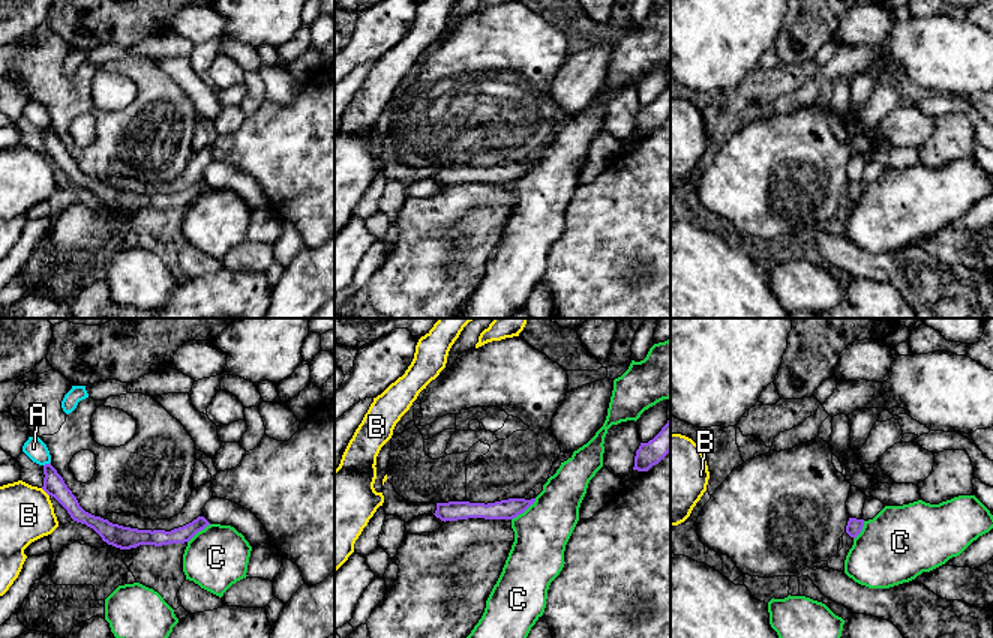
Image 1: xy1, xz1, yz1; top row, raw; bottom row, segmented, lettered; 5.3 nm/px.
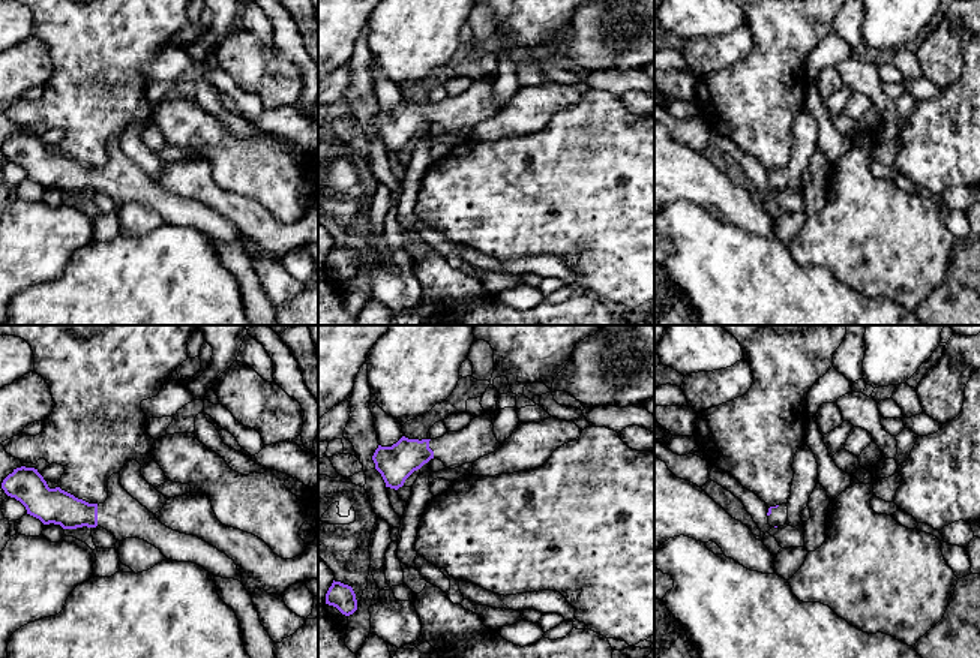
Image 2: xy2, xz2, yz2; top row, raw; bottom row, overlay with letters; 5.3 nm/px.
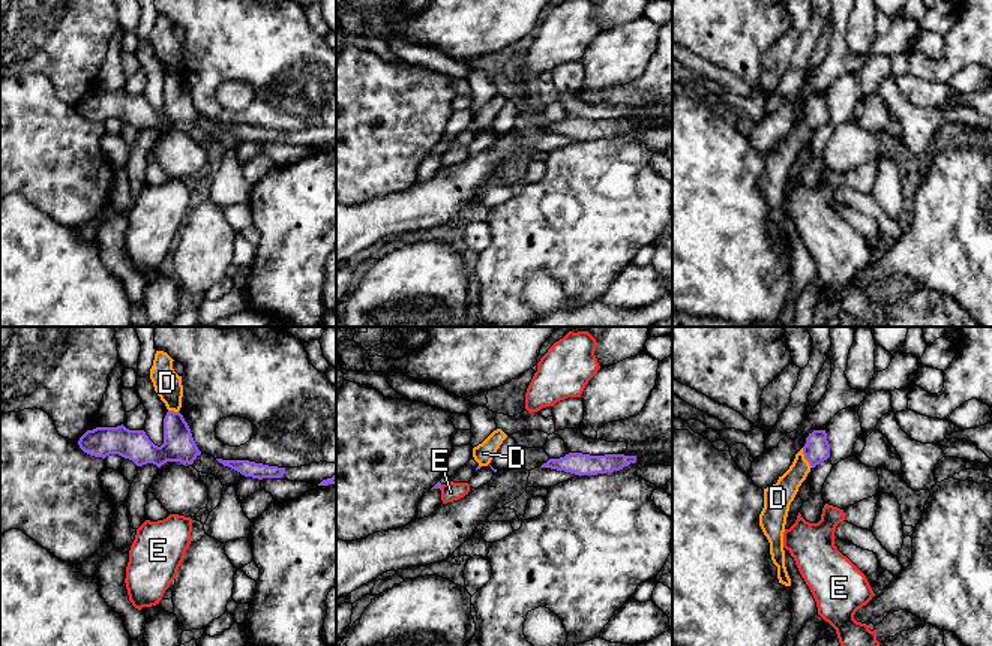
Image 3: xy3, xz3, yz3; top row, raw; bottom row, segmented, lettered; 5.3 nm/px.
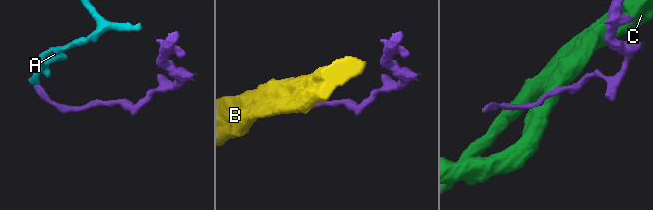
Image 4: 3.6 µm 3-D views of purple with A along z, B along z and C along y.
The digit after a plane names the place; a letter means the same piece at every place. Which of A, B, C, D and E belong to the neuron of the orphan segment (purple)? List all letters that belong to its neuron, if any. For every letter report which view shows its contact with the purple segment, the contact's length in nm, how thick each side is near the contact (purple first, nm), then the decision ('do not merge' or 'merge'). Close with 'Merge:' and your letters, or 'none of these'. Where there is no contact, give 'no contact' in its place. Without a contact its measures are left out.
A: xy1 | 50 nm | 120/110 nm | do not merge
B: xy1 | 60 nm | 120/280 nm | do not merge
C: xz1 | 180 nm | 110/300 nm | do not merge
D: yz3 | 120 nm | 140/140 nm | do not merge
E: xz3 | 30 nm | 30/100 nm | do not merge
Merge: none of these

